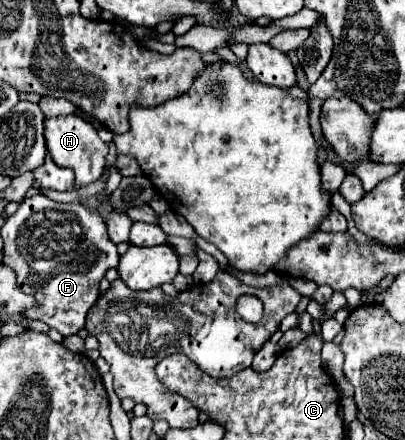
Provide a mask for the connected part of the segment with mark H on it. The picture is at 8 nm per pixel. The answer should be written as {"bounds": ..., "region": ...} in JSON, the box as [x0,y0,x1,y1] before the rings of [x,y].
{"bounds":[44,115,108,187],"region":[[[78,115],[46,117],[44,119],[44,139],[46,139],[46,149],[52,161],[60,167],[70,167],[76,173],[76,187],[94,183],[102,175],[104,165],[106,165],[108,145],[98,137],[96,129],[82,117]]]}

